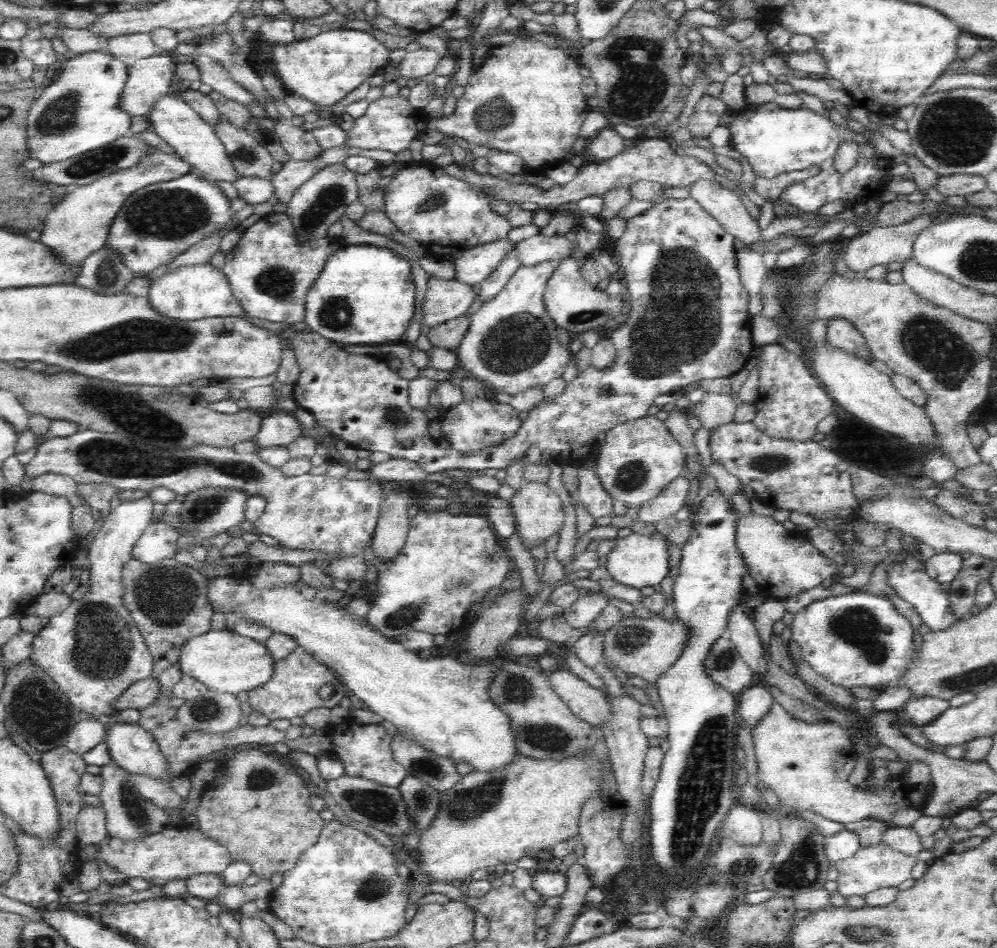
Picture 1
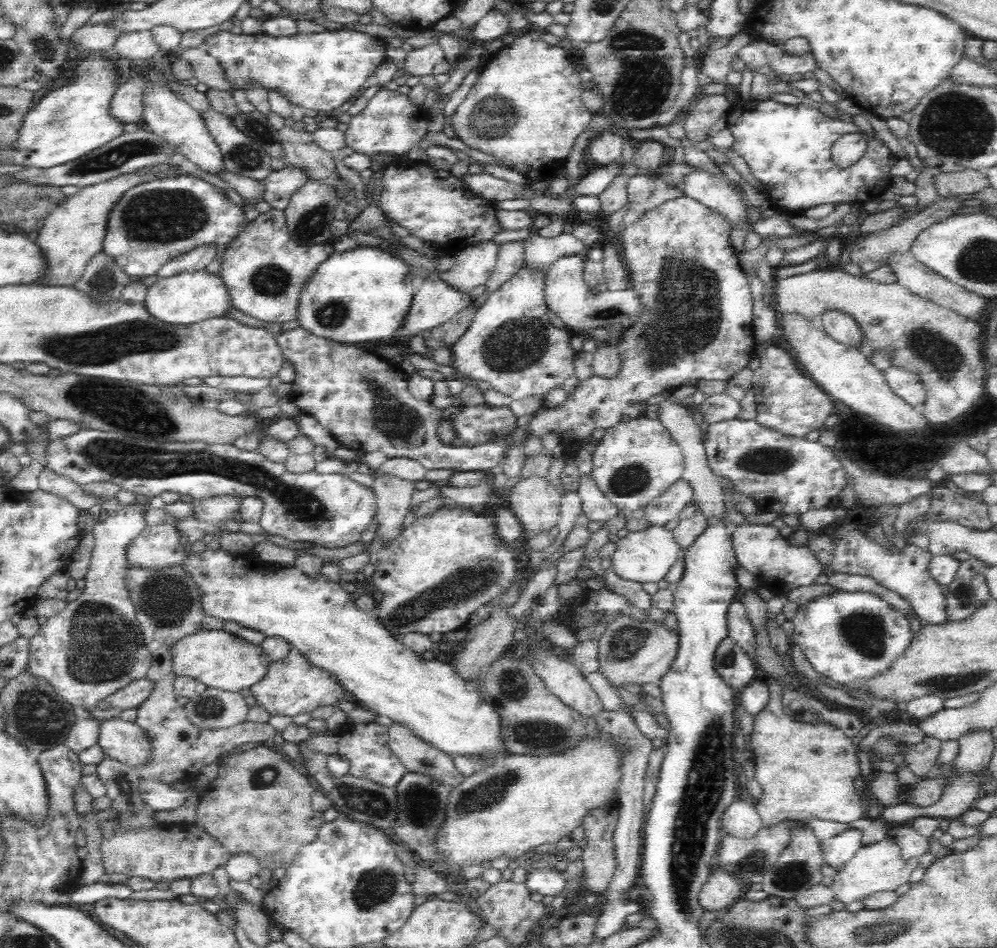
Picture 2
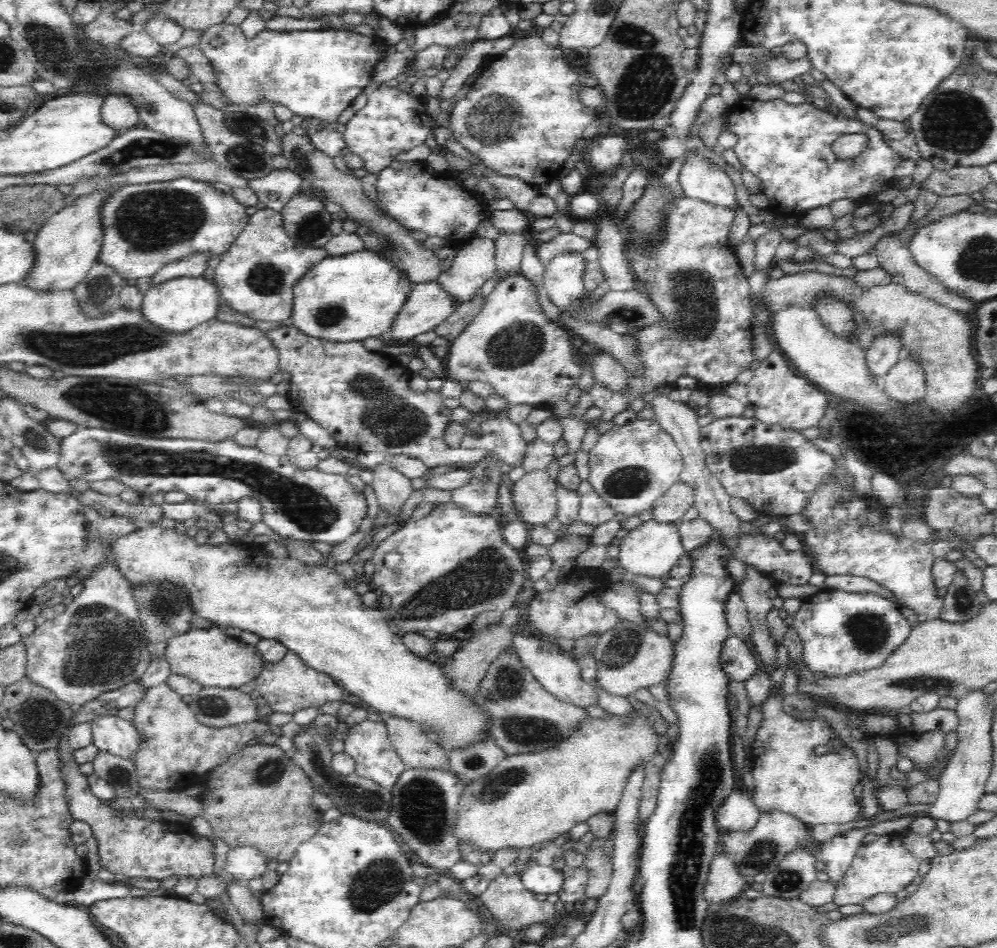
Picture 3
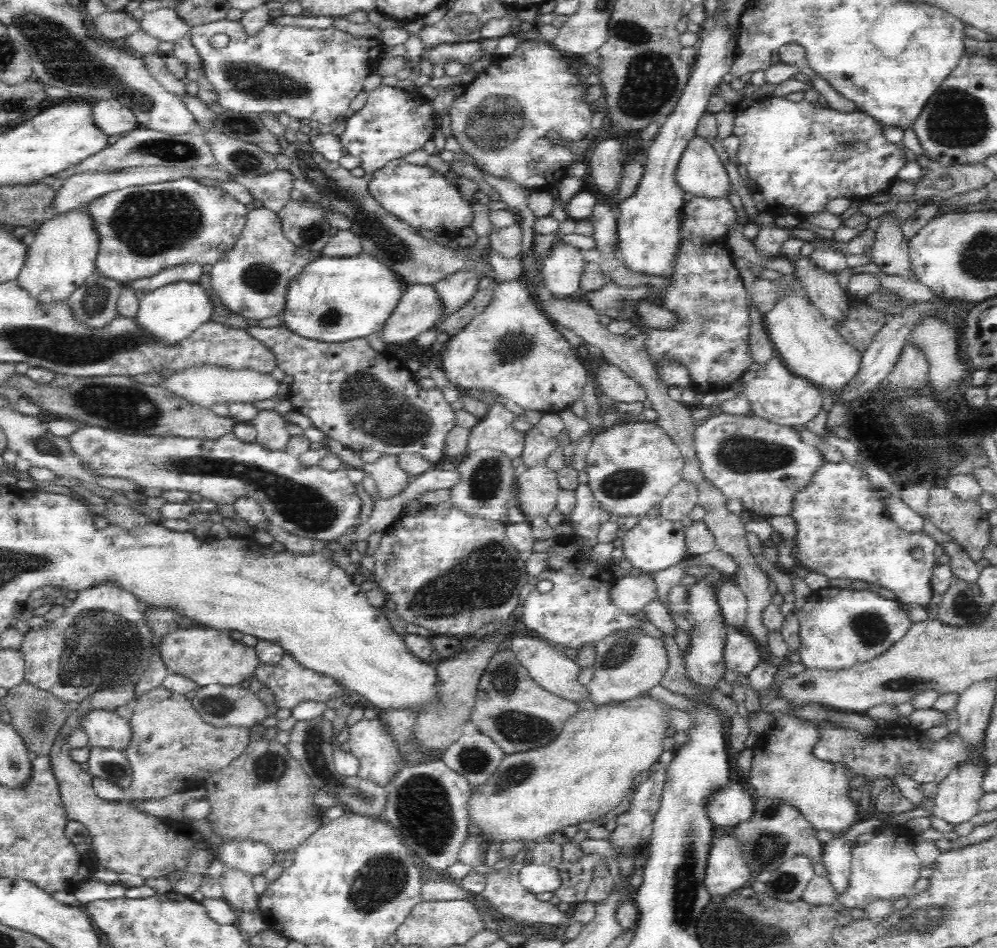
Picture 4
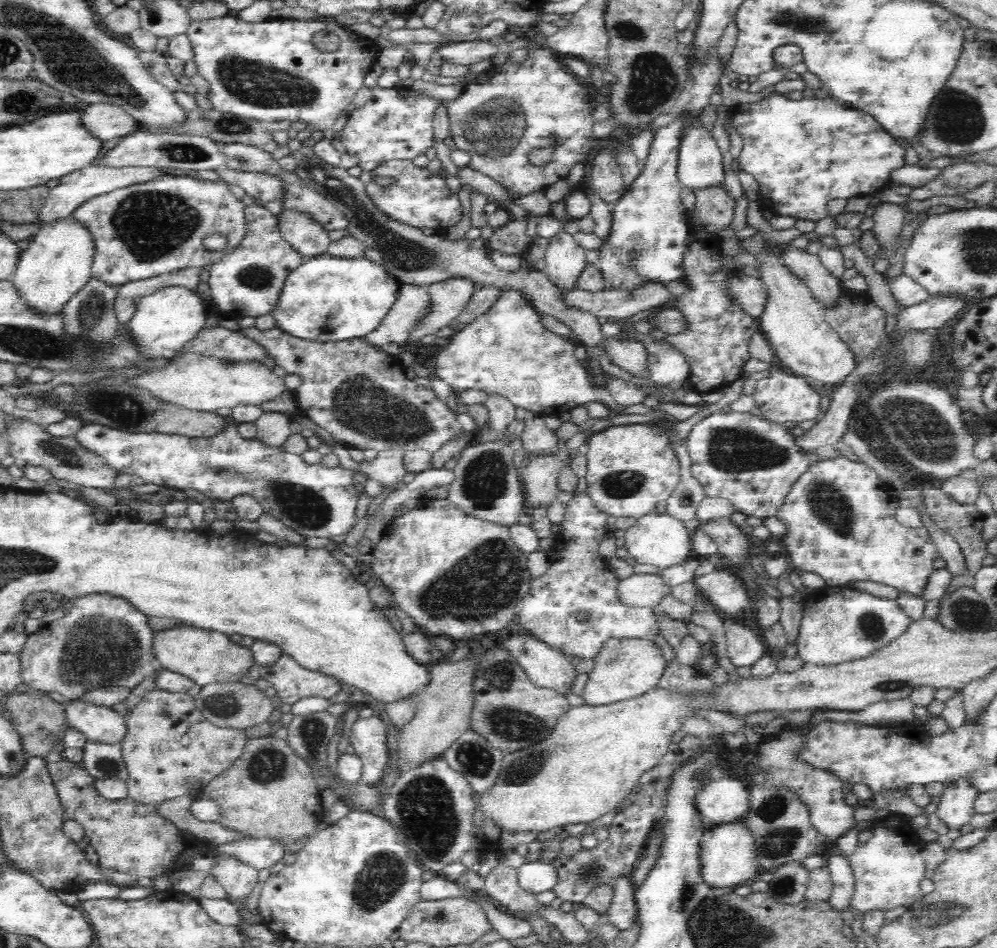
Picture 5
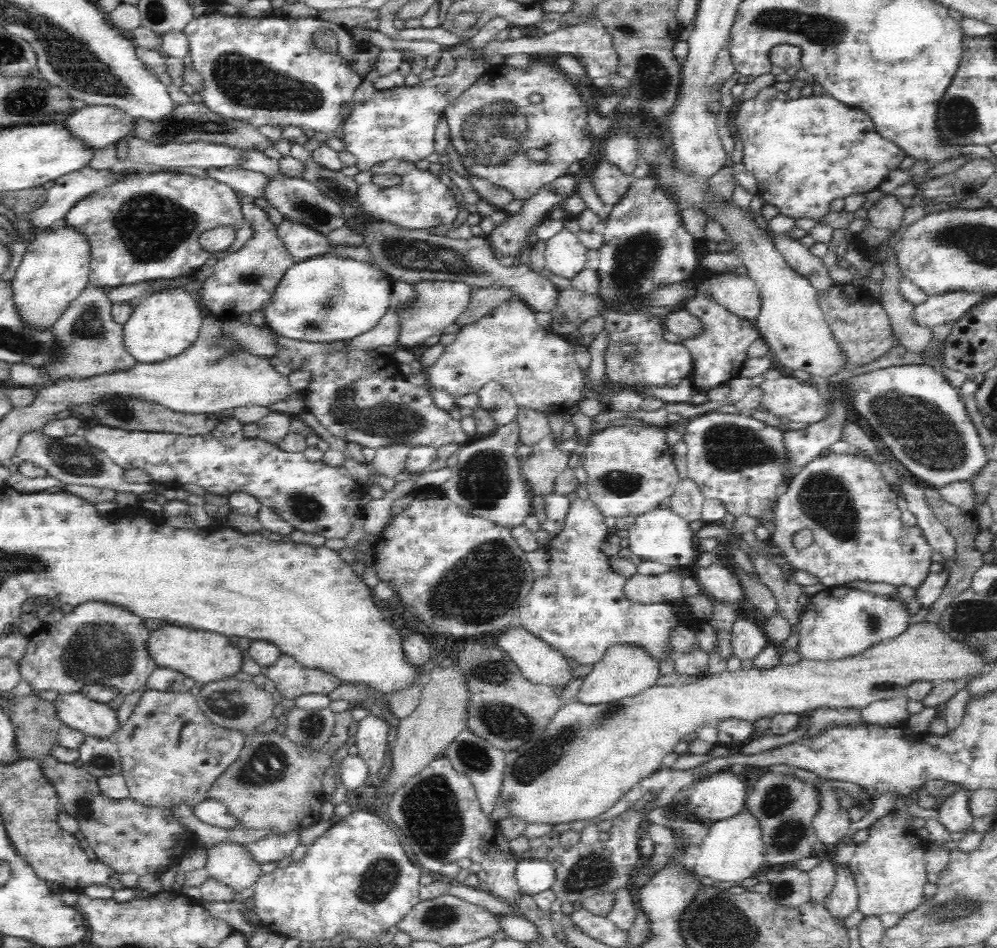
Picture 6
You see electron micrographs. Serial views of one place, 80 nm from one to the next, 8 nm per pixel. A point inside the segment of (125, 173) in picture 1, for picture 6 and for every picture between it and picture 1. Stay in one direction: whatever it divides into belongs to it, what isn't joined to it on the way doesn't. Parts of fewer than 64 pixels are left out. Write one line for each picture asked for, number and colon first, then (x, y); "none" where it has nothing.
2: (75, 230)
3: (69, 242)
4: (64, 253)
5: (56, 264)
6: (54, 269)

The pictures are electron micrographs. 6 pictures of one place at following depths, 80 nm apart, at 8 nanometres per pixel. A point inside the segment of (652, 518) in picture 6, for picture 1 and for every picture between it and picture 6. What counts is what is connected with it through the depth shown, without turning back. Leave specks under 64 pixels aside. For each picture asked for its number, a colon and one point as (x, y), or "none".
1: (636, 561)
2: (645, 556)
3: (651, 550)
4: (654, 544)
5: (657, 539)

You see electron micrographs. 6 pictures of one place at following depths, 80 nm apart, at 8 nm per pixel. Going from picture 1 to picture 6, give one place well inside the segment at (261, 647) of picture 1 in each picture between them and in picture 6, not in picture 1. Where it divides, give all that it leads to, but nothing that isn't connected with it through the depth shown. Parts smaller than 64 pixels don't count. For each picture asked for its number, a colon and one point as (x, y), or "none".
2: (218, 659)
3: (209, 657)
4: (208, 657)
5: (205, 657)
6: (205, 657)

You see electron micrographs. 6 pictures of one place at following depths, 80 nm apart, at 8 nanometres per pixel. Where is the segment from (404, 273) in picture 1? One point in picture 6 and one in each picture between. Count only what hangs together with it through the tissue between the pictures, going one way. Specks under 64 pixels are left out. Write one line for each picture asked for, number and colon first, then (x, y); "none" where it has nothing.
2: (362, 295)
3: (345, 298)
4: (334, 299)
5: (326, 298)
6: (325, 299)

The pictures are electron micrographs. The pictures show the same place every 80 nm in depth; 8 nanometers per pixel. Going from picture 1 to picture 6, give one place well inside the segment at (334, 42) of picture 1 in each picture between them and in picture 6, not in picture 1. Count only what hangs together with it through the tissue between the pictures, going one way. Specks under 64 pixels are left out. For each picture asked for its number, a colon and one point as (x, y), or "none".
2: (320, 71)
3: (317, 74)
4: (314, 75)
5: (271, 71)
6: (266, 71)

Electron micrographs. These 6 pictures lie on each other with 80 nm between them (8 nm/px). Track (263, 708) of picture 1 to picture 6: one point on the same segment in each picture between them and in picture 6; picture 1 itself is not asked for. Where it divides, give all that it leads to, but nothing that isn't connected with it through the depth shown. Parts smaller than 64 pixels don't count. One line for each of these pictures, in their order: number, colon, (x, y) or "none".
2: (293, 686)
3: (289, 686)
4: (289, 683)
5: (291, 682)
6: (292, 680)

